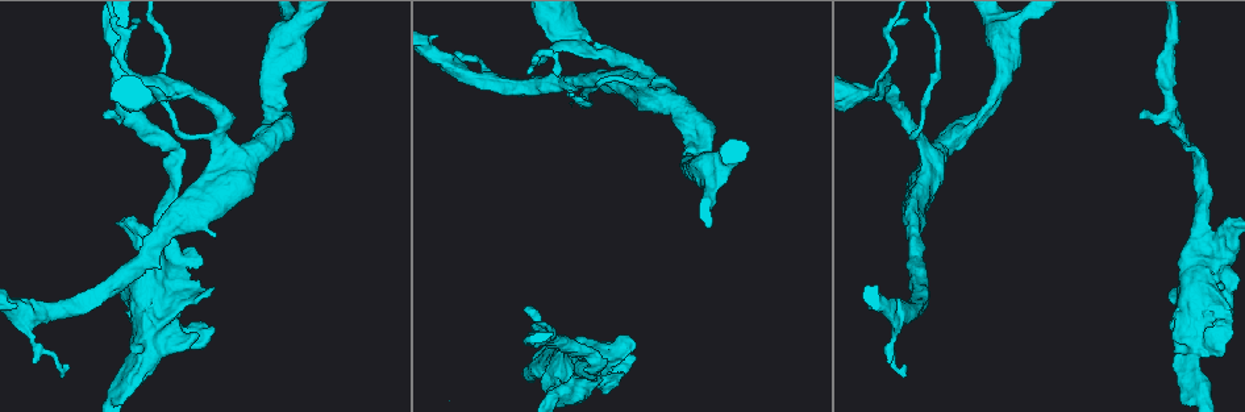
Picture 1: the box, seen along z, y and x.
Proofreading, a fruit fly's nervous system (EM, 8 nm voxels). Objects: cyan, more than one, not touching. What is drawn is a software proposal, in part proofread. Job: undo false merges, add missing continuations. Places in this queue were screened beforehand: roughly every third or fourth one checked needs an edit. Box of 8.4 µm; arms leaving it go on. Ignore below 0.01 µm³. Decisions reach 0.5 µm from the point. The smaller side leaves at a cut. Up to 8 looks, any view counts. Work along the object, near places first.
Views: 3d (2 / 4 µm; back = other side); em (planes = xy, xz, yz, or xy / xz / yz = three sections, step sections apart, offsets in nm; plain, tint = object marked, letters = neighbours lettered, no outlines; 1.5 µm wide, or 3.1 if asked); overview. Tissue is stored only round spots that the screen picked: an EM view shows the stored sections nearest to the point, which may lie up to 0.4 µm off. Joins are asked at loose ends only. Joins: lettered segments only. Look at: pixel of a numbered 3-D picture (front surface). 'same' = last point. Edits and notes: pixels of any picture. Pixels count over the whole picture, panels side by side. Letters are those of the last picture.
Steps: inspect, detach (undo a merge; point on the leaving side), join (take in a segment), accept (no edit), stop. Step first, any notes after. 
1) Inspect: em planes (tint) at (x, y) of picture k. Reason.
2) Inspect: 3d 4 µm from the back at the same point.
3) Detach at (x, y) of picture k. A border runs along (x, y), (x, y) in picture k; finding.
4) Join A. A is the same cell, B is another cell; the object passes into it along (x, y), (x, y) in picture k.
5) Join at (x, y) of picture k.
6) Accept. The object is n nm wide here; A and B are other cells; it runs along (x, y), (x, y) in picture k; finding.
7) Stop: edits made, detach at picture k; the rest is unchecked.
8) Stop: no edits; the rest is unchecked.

Inspect: 3d 2 µm at (66, 363) of picture 1. Thin end.

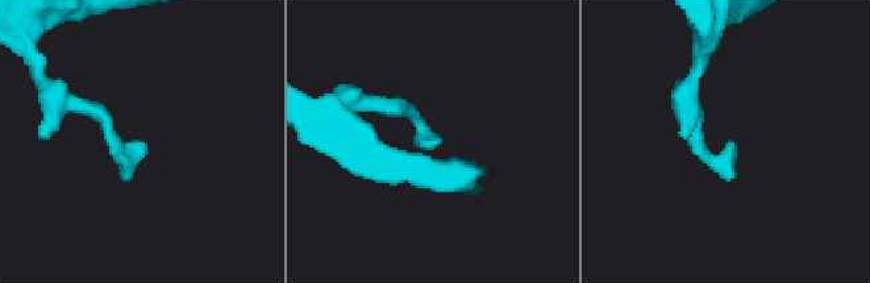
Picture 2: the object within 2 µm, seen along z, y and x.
Inspect: em planes (letters) at (140, 141) of picture 2.

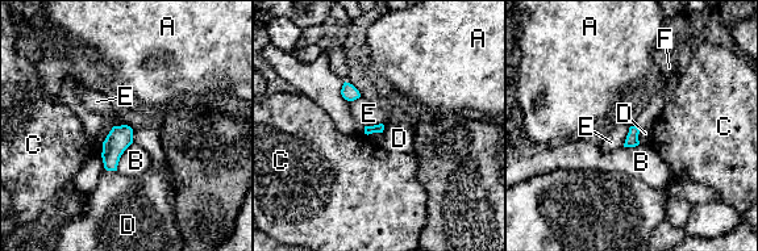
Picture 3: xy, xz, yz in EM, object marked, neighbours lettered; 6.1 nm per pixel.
Accept. A, B, C, D, E and F are other cells; none of them fits.

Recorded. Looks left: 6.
Inspect: em xz step 8 (plain) at (1141, 116) of picture 1. An open end.

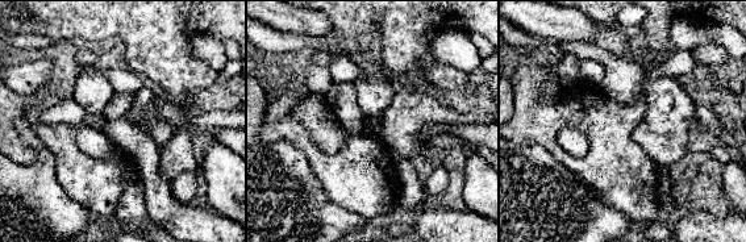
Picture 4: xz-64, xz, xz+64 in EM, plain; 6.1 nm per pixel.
Inspect: em xz step 8 (letters) at the same point. See the neighbours.

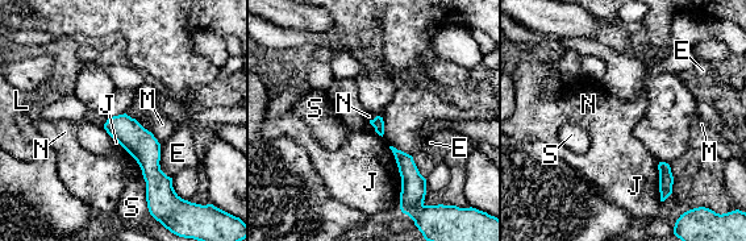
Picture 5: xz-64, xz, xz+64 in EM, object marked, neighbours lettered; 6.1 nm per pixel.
Accept. The longest contact is with J, 400 nm; E, J, L, M, N and S are other cells; none of them fits.

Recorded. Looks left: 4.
Inspect: em xz step 4 (tint) at (567, 39) of picture 1. Sudden change in width.

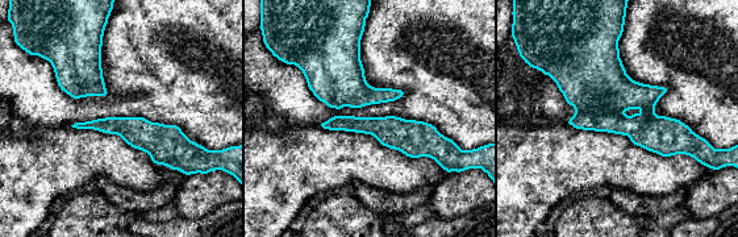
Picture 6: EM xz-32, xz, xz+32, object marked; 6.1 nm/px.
Inspect: em planes (tint) at the same point.

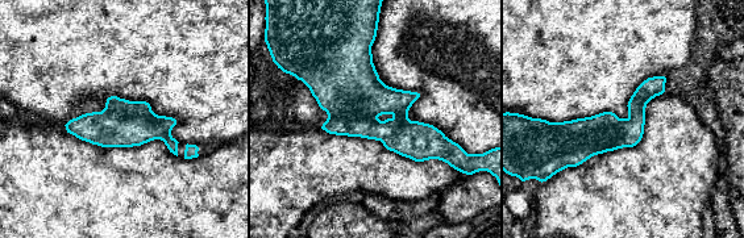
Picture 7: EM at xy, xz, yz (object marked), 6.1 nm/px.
Inspect: em planes (letters) at the same point. What lies round it.

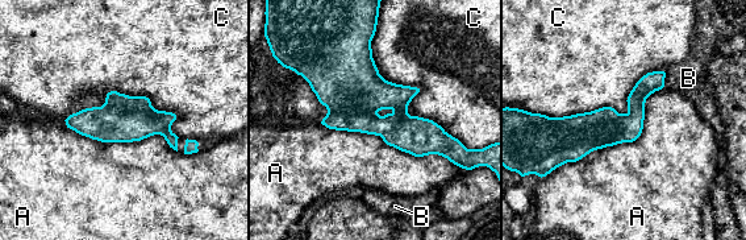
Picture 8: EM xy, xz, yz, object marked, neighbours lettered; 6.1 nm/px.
Accept. A, B and C are other cells; a border runs along (375, 27), (463, 144) in picture 8; one neuron here.

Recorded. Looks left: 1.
Stop: no edits; the rest is unchecked.

